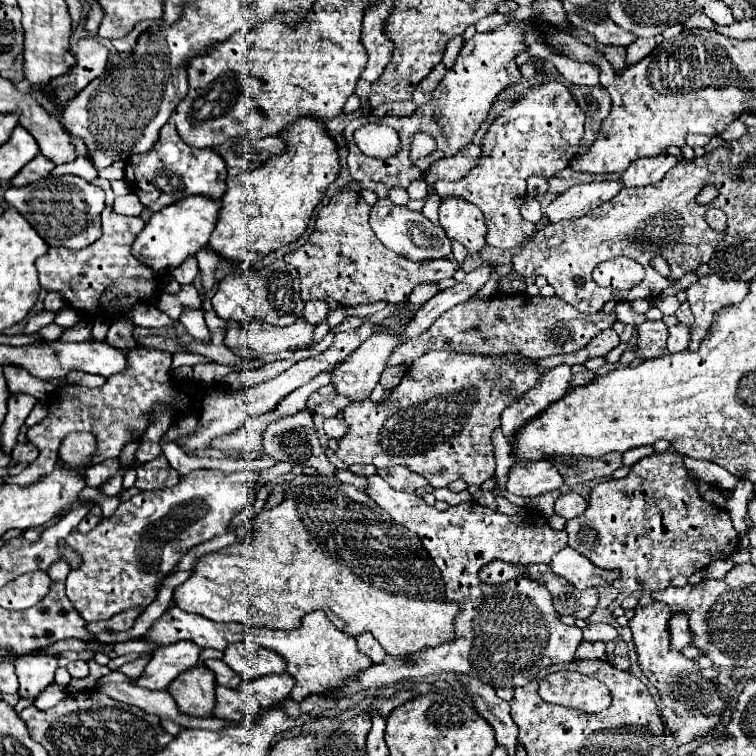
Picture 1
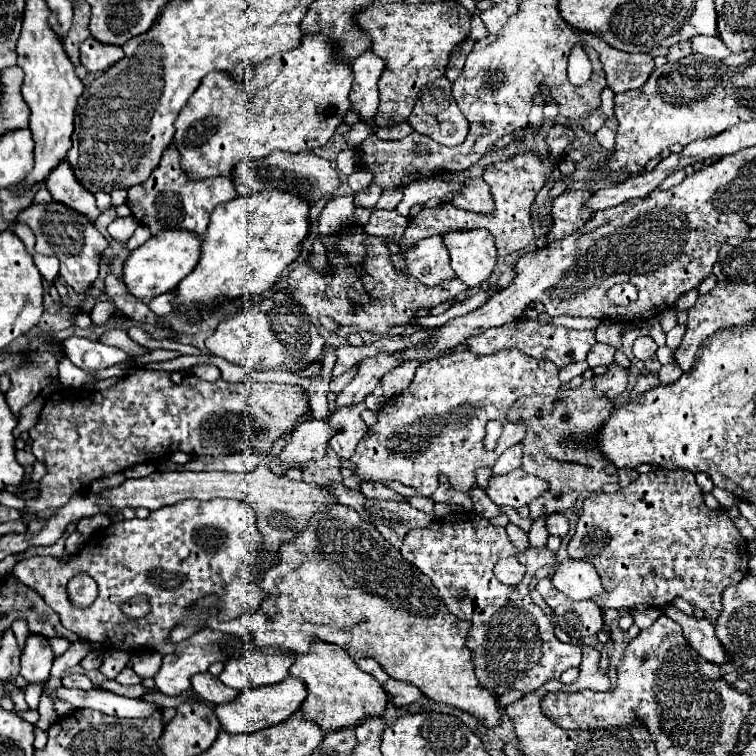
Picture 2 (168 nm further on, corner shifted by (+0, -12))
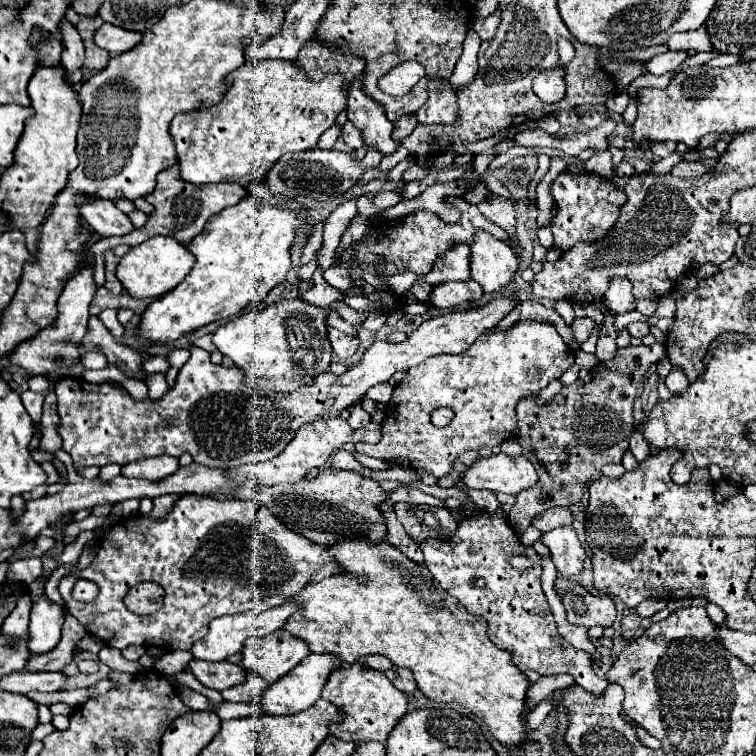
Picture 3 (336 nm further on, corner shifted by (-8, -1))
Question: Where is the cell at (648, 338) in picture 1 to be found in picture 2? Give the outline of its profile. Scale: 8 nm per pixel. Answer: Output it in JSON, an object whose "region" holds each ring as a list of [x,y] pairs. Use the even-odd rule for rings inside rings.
{"region":[[[636,338],[634,340],[634,356],[638,358],[638,360],[644,360],[644,358],[648,358],[648,354],[652,352],[652,342],[650,342],[650,338]]]}

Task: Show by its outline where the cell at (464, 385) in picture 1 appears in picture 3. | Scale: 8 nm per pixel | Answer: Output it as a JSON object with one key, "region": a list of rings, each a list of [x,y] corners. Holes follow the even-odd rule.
{"region":[[[520,321],[506,331],[494,335],[480,335],[472,343],[472,347],[460,355],[428,357],[420,365],[408,369],[408,375],[394,387],[392,399],[384,409],[386,419],[382,423],[382,439],[378,441],[378,445],[360,443],[356,445],[356,451],[402,467],[422,469],[442,479],[450,475],[452,465],[460,453],[472,449],[478,451],[482,447],[496,447],[506,439],[518,437],[520,429],[514,413],[516,403],[528,393],[542,391],[552,379],[560,377],[572,363],[574,363],[574,353],[550,323]],[[438,407],[450,407],[454,411],[454,419],[446,427],[436,427],[430,419],[432,411]]]}

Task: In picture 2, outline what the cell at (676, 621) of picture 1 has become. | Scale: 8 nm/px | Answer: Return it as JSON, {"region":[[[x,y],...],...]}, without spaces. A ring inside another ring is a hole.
{"region":[[[666,606],[664,616],[672,618],[674,622],[678,622],[682,626],[684,638],[690,642],[690,646],[702,658],[706,658],[712,664],[726,664],[728,662],[728,654],[724,652],[724,648],[720,648],[720,640],[716,638],[714,626],[706,618],[698,620],[694,616],[686,616],[676,606]]]}

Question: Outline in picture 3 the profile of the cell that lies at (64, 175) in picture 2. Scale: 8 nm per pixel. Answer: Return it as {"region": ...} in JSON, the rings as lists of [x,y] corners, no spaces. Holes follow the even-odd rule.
{"region":[[[82,195],[76,199],[76,205],[78,205],[84,221],[88,221],[88,225],[92,225],[92,229],[96,229],[96,233],[100,233],[102,237],[126,235],[134,229],[128,215],[124,215],[120,209],[116,209],[116,205],[108,199]]]}

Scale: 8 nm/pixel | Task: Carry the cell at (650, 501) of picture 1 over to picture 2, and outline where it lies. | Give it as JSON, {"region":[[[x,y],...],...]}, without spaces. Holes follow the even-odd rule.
{"region":[[[652,468],[648,474],[640,474],[630,486],[620,488],[614,494],[592,494],[582,504],[582,514],[576,524],[576,534],[568,542],[568,556],[590,562],[600,578],[606,594],[602,596],[604,608],[638,608],[654,606],[664,608],[674,598],[684,598],[692,606],[704,610],[706,620],[716,624],[722,606],[722,592],[726,586],[738,584],[748,574],[748,548],[740,530],[734,526],[726,510],[710,510],[702,500],[702,490],[696,484],[694,474],[688,470],[664,470]]]}

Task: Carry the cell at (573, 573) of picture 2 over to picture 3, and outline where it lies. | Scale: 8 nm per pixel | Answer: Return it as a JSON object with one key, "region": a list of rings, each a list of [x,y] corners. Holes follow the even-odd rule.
{"region":[[[572,527],[552,529],[540,539],[552,553],[552,561],[562,577],[574,577],[584,571],[586,551],[580,545]]]}

